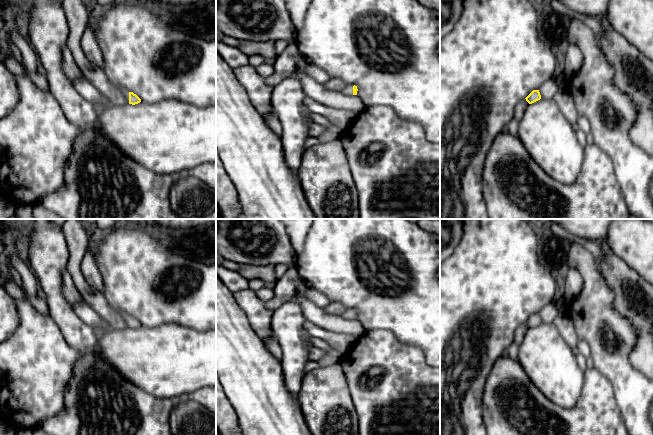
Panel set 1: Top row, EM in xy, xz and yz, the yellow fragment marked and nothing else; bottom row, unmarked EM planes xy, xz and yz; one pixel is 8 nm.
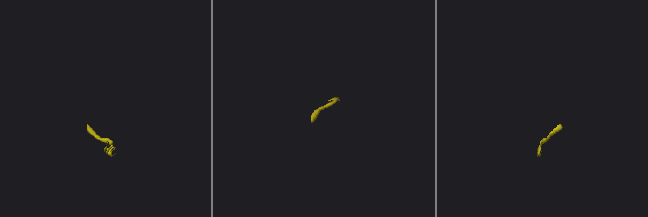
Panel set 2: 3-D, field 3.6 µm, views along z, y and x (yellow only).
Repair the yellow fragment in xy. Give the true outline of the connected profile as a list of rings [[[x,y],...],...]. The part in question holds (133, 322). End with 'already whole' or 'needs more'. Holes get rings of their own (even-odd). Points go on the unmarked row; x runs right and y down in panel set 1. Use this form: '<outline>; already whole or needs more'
[[[118,312],[118,313],[124,319],[125,323],[127,324],[127,327],[135,329],[141,326],[141,323],[133,316],[129,316],[128,314],[121,313],[121,312]]]; needs more

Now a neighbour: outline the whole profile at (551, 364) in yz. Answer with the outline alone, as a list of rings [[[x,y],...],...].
[[[553,323],[529,328],[519,344],[518,358],[532,383],[553,403],[562,408],[573,408],[582,393],[584,370],[577,362],[576,352],[563,339]]]

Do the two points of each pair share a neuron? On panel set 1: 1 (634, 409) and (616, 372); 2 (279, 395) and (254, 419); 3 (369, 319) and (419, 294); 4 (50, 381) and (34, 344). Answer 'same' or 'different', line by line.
1: same
2: same
3: same
4: same

